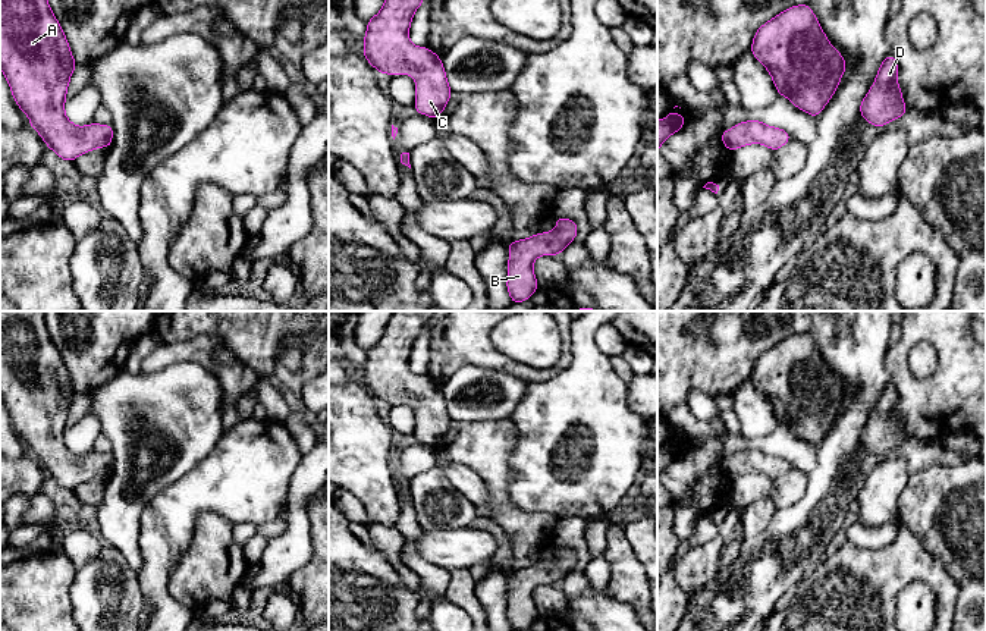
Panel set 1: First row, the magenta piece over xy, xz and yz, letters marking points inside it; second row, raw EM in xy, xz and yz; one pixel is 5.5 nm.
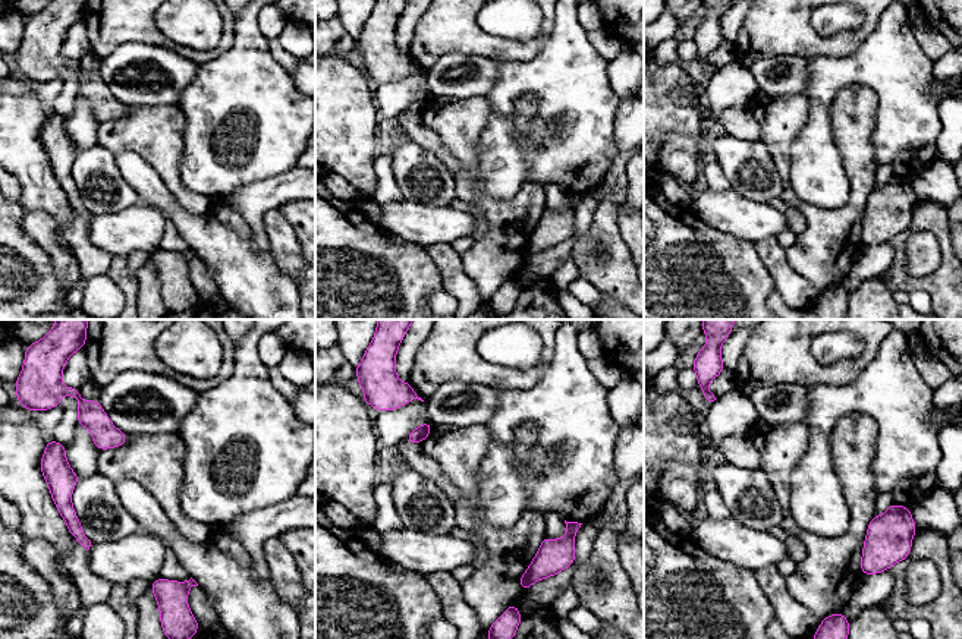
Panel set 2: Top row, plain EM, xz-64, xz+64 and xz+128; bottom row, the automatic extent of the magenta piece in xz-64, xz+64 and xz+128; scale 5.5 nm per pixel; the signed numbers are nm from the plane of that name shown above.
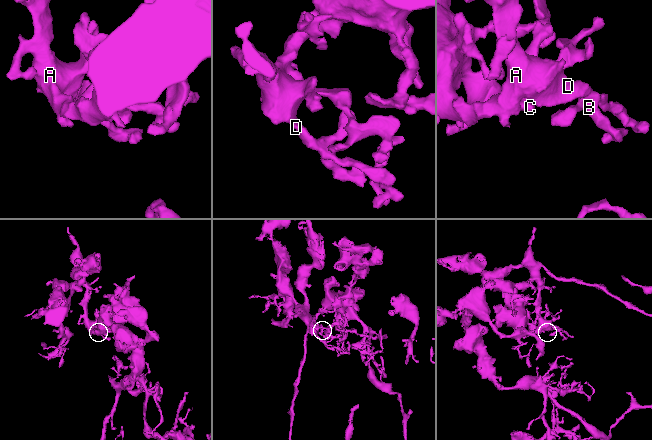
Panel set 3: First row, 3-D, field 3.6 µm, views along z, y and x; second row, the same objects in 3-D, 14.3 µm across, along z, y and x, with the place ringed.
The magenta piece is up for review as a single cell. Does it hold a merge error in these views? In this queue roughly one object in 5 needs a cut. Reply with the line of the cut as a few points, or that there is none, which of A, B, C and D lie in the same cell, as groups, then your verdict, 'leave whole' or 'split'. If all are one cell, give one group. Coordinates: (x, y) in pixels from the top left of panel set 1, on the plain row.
cut none; groups A B C D; leave whole

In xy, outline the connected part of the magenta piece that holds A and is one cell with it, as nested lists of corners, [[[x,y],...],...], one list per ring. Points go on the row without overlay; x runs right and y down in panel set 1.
[[[0,311],[0,396],[18,436],[29,446],[50,478],[73,490],[81,483],[112,474],[112,453],[73,453],[65,442],[66,421],[73,398],[66,364],[47,330],[44,311]]]

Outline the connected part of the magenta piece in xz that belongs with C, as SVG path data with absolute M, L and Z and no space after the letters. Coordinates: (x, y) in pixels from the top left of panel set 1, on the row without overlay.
M434 311L393 313L381 339L367 351L362 384L380 402L392 405L411 404L415 408L415 440L437 448L449 431L452 421L443 392L440 384L434 383L428 376L414 374L408 367L415 339L421 335L433 313Z

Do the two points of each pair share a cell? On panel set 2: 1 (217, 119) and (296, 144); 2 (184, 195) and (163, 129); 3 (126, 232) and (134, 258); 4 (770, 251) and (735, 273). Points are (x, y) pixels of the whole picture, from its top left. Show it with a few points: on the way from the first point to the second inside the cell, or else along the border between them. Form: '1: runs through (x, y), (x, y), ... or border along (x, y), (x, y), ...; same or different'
1: runs through (236, 119), (257, 125), (264, 132), (277, 138); same
2: runs through (172, 179), (163, 156), (163, 145); same
3: border along (150, 254), (132, 251), (126, 257); different
4: border along (753, 242), (775, 287); different

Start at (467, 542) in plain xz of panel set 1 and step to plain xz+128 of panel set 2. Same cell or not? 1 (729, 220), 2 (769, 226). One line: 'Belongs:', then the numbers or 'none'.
Belongs: 1, 2

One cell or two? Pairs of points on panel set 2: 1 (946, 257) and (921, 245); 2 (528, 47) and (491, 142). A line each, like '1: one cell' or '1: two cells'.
1: two cells
2: two cells

